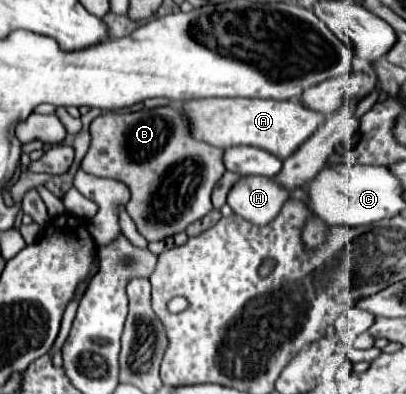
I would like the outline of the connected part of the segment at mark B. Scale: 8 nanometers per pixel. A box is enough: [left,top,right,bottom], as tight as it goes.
[82,106,226,242]

